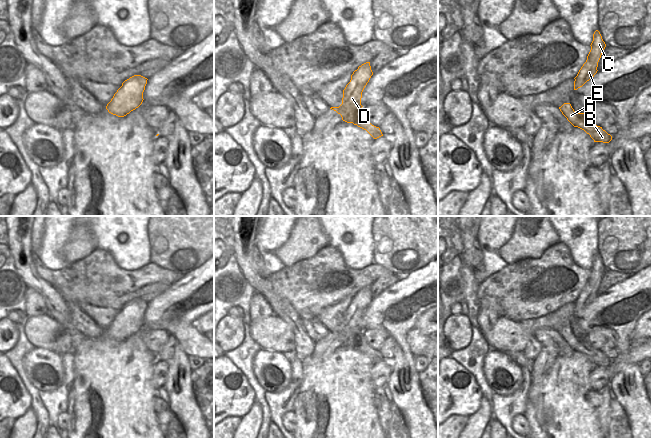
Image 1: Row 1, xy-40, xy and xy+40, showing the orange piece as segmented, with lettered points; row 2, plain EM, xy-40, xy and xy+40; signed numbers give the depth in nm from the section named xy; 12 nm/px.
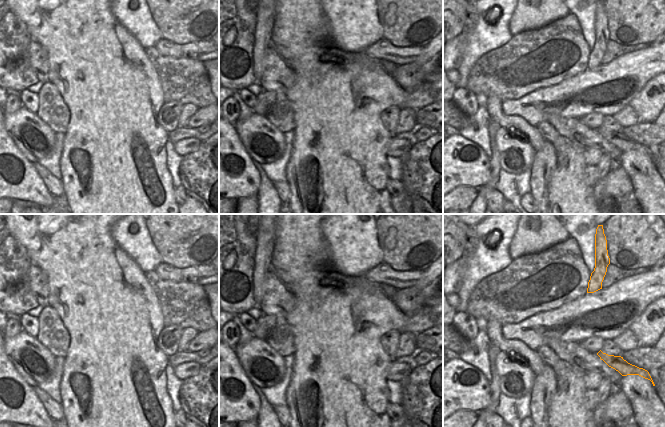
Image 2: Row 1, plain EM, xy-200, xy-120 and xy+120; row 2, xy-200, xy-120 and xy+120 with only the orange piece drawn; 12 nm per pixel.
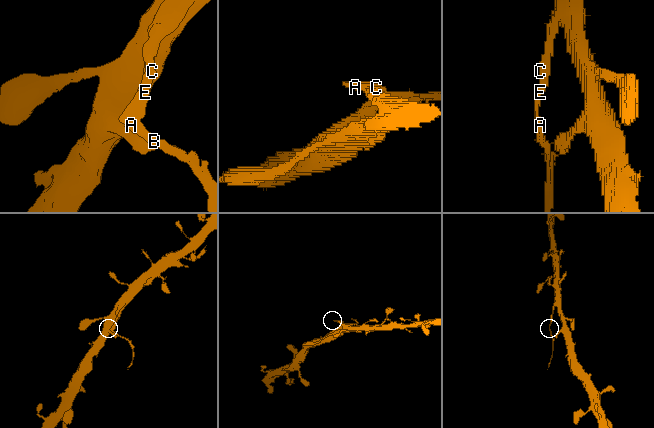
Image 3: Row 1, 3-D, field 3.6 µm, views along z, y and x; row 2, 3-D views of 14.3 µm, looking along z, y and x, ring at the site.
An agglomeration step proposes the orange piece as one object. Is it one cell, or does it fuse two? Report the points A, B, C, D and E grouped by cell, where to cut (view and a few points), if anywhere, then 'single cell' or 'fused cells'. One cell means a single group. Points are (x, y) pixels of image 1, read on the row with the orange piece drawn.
groups A C D E / B; cut xy+40 (585, 112), (579, 117), (576, 126); fused cells

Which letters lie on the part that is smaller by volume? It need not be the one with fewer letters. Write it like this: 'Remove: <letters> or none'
Remove: B

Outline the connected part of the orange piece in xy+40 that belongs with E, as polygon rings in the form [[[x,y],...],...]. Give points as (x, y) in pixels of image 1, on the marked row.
[[[598,30],[594,32],[593,41],[590,46],[591,50],[587,56],[587,60],[574,78],[574,90],[582,87],[587,81],[593,78],[598,71],[598,62],[606,47],[606,44]]]

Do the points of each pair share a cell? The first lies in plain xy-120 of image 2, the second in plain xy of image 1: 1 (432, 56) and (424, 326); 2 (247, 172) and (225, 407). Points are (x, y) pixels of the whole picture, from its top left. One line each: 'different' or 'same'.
1: different
2: same

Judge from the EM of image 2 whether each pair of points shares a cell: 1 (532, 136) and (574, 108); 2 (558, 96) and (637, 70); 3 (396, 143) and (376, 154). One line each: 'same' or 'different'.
1: different
2: same
3: different

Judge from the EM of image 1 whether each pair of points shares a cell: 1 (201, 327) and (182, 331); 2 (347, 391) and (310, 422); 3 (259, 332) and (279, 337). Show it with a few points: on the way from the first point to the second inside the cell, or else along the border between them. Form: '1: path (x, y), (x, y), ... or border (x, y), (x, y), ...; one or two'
1: border (191, 323), (203, 335); two
2: path (332, 392), (316, 392), (314, 394), (314, 407); one
3: path (264, 332), (274, 334); one

